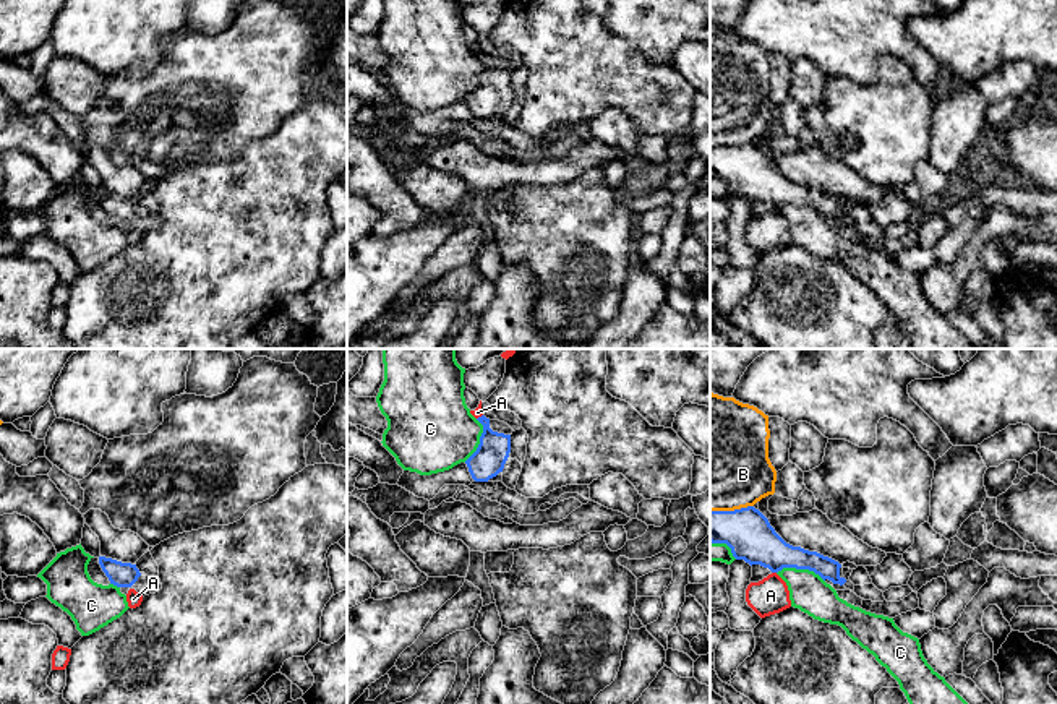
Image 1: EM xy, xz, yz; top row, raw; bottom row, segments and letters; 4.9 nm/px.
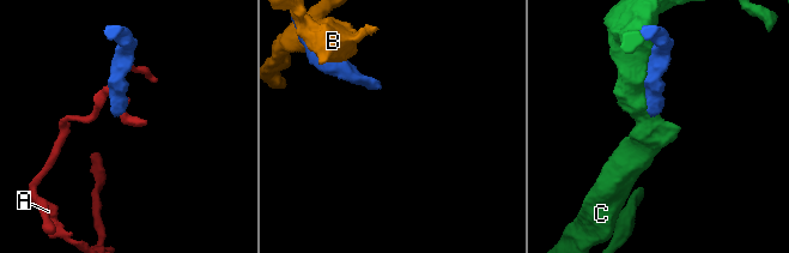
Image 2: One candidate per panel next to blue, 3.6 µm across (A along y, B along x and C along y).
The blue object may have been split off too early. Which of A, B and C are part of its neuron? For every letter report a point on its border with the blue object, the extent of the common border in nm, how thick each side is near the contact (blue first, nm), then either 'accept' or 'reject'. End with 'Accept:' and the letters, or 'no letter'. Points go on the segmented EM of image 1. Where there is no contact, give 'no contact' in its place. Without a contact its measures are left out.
A: meets blue in yz at (774, 571); contact 30 nm long; 240 nm thick on the blue side, 180 nm on the other; reject
B: meets blue in yz at (731, 511); contact 220 nm long; 240 nm thick on the blue side, 480 nm on the other; reject
C: meets blue in yz at (801, 568); contact 240 nm long; 200 nm thick on the blue side, 190 nm on the other; reject
Accept: no letter

